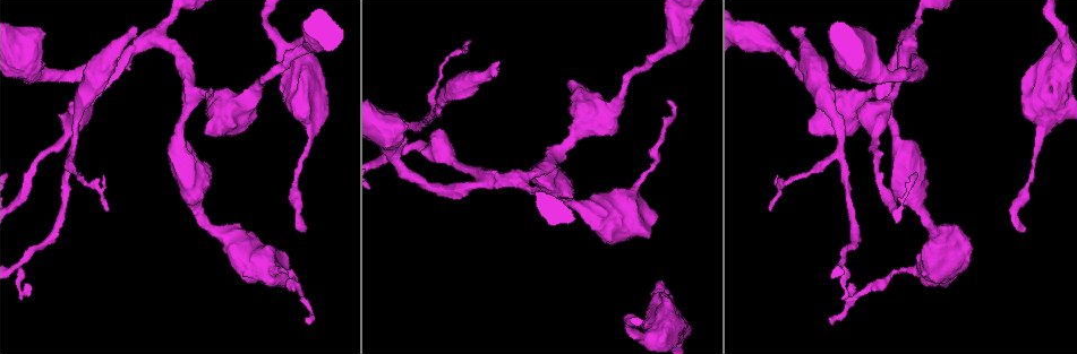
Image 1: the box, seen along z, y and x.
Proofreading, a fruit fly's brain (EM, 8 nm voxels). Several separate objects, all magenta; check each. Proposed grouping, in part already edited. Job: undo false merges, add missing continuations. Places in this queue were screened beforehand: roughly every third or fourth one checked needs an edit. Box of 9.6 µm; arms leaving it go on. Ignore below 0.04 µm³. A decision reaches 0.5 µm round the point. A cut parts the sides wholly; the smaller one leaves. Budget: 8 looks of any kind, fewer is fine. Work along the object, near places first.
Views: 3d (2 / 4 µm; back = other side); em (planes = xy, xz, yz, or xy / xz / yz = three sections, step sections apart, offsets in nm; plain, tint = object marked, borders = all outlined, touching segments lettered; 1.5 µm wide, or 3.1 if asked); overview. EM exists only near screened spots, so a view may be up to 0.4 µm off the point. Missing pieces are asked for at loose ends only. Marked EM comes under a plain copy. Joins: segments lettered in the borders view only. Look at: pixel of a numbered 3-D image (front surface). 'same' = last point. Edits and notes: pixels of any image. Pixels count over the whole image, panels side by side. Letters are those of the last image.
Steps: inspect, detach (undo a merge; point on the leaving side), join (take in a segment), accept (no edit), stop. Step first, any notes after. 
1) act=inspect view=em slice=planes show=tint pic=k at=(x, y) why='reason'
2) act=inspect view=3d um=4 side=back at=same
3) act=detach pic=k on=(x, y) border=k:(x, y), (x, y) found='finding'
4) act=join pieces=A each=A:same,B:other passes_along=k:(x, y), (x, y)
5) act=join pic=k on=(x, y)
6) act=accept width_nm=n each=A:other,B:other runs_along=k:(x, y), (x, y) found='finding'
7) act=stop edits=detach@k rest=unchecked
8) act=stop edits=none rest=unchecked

act=inspect view=em slice=xz step=4 show=borders pic=1 at=(1032, 177) why='thick turns thin'

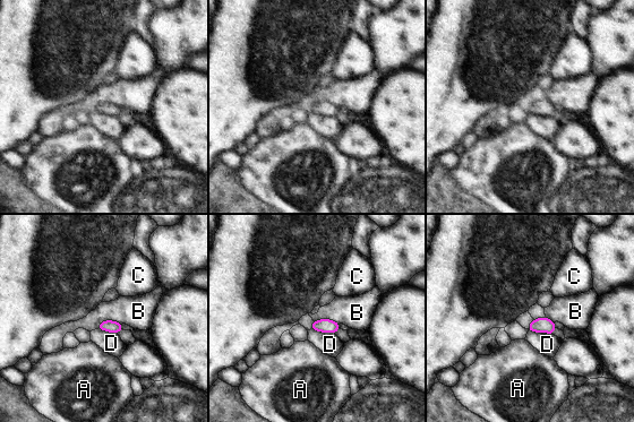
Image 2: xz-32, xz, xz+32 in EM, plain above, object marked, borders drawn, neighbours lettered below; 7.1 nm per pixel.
act=inspect view=em slice=planes show=borders at=same why='cut it another way'

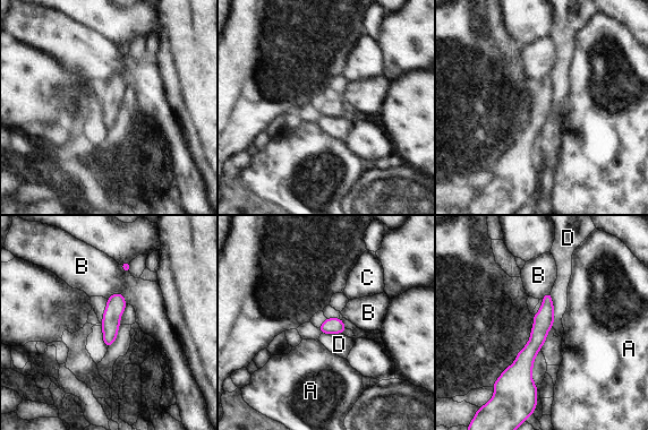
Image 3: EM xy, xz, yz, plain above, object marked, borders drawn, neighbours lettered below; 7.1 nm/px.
act=accept width_nm=110 each=A:other,B:other,C:other,D:other runs_along=3:(548, 297), (525, 359), (531, 392) found='all the same neuron'

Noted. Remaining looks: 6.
act=inspect view=em slice=yz step=8 show=tint pic=1 at=(306, 318) why='end of a long branch'

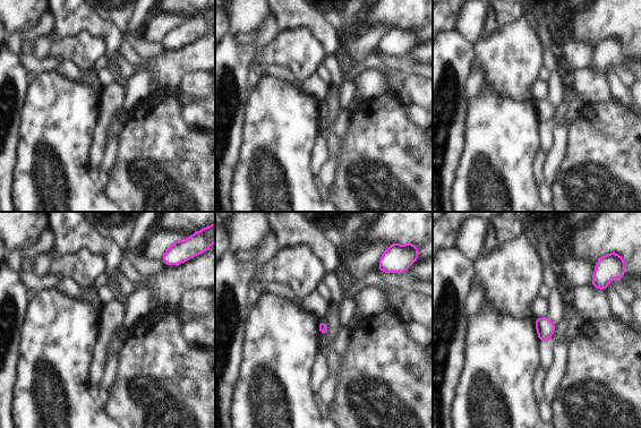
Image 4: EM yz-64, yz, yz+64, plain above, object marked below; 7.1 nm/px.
act=inspect view=em slice=xy step=8 show=borders at=same why='another direction'

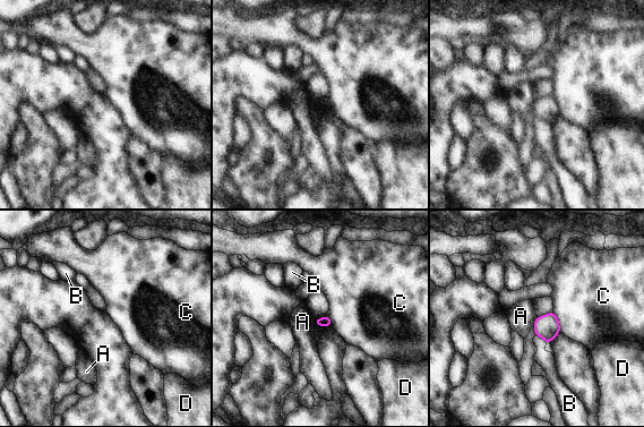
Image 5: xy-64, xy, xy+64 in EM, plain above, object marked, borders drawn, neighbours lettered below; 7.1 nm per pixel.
act=accept each=A:other,B:other,C:other,D:other border=5:(537, 317), (532, 325) found='none of them fits'

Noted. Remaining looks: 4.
act=inspect view=3d um=2 pic=1 at=(469, 40) why='an open end'

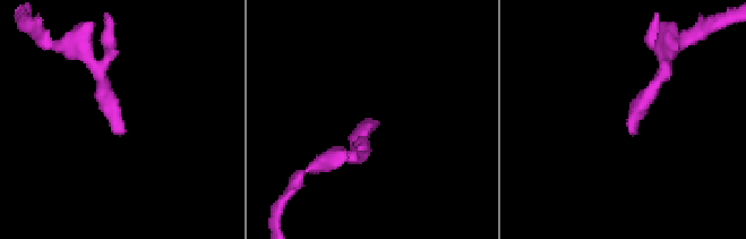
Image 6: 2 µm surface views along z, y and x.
act=inspect view=em slice=xz step=8 show=tint pic=6 at=(633, 136)

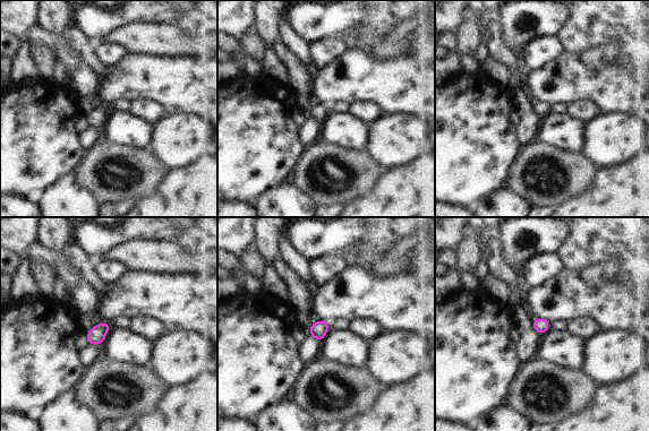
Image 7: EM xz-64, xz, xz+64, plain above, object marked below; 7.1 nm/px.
act=inspect view=em slice=planes show=borders at=same why='cut it another way'

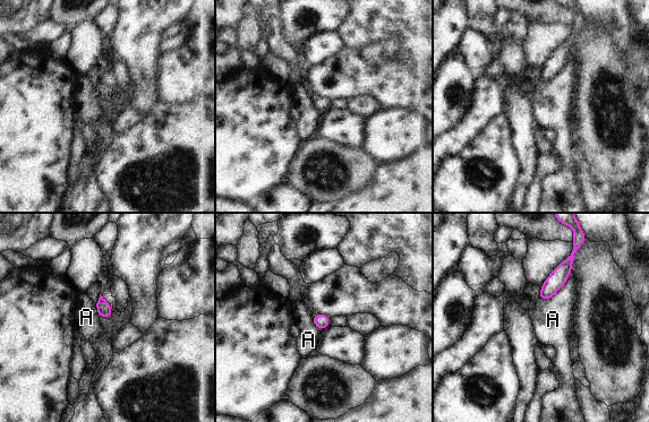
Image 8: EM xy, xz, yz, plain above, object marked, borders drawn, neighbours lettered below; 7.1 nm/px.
act=accept each=A:other border=8:(571, 269), (553, 295), (539, 299) found='none of them fits'

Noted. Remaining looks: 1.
act=stop edits=none rest=unchecked

